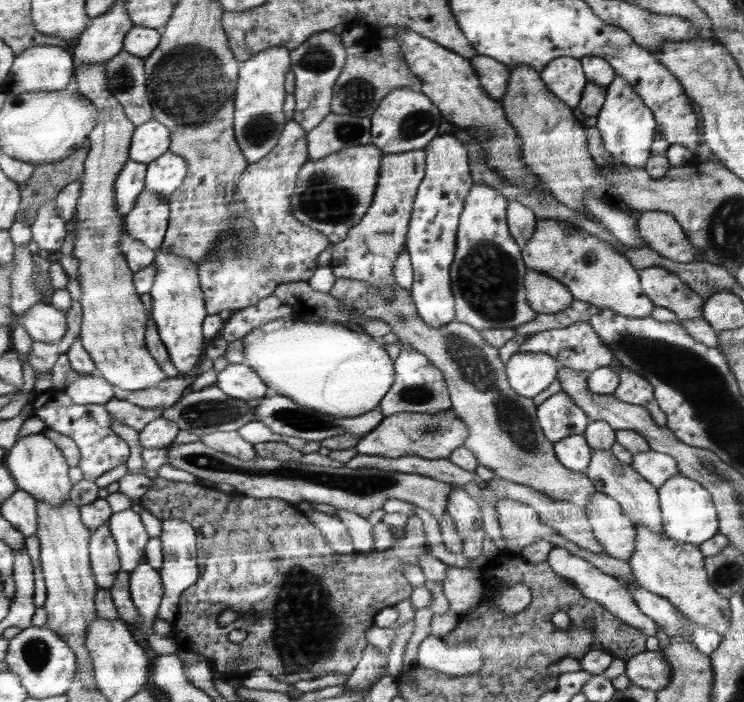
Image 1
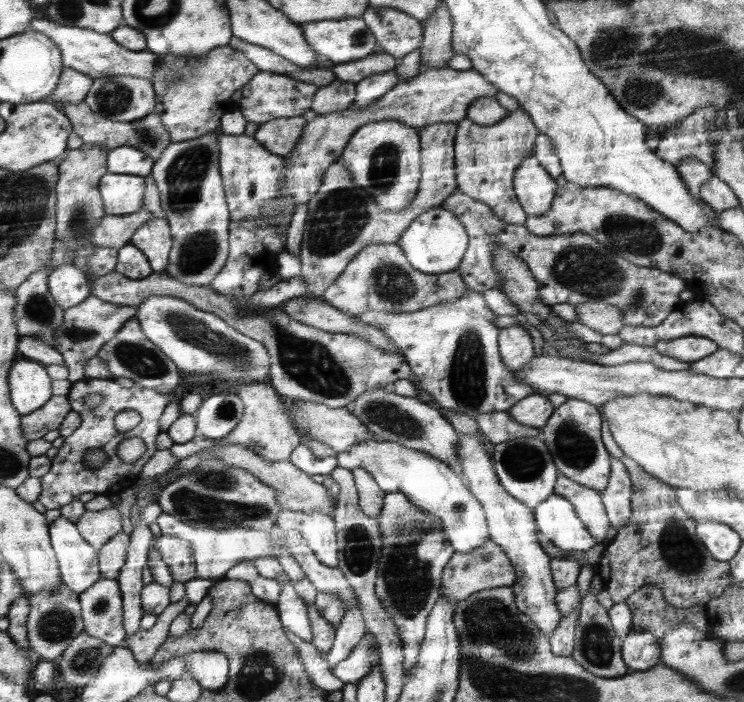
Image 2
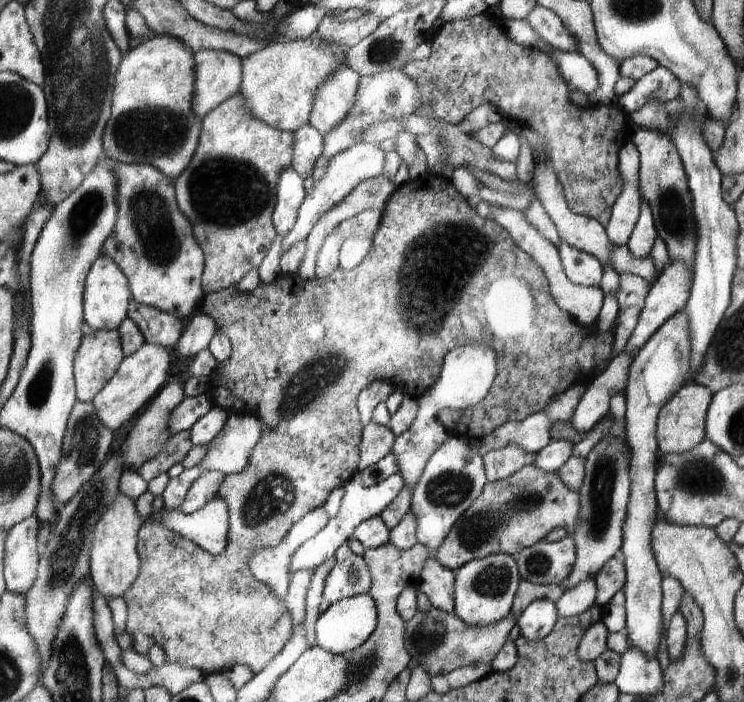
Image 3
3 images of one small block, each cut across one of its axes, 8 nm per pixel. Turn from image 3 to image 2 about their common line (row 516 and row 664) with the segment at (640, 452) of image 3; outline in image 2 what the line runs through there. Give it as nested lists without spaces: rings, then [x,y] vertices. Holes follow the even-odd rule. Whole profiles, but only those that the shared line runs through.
[[[633,632],[624,638],[621,656],[633,673],[649,671],[660,664],[660,640],[650,632]]]

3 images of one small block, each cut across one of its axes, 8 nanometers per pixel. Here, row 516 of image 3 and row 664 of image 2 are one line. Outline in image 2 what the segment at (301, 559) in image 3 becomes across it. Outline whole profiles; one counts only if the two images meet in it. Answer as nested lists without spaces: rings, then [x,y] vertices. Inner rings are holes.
[[[367,632],[350,656],[332,668],[332,675],[344,683],[358,683],[376,664],[381,662],[379,655],[380,647],[376,637]]]

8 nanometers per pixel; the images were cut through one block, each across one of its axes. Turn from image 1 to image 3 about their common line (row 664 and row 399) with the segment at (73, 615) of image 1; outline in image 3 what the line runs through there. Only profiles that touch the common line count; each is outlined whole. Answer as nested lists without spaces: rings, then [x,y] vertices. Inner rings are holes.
[[[102,330],[100,332],[88,331],[78,352],[75,371],[77,372],[77,392],[80,402],[94,403],[98,394],[106,389],[126,361],[126,354],[122,348],[120,330]]]

